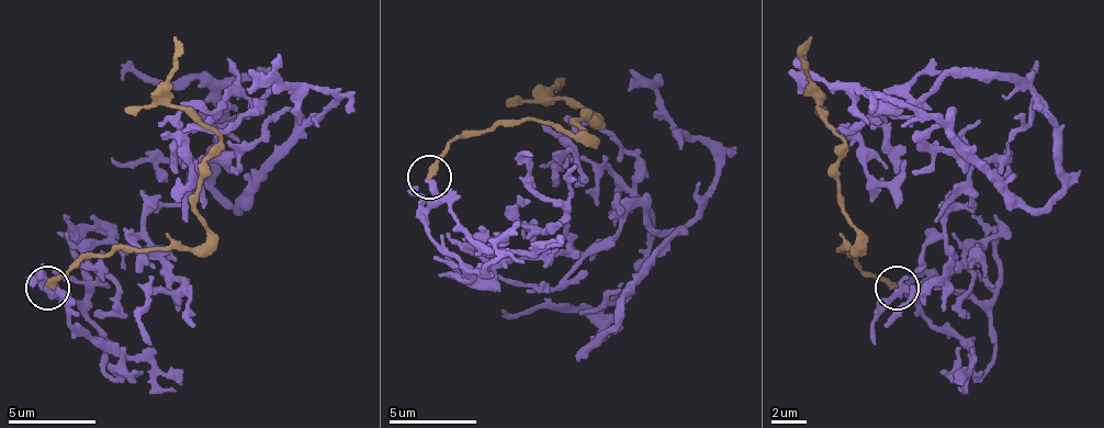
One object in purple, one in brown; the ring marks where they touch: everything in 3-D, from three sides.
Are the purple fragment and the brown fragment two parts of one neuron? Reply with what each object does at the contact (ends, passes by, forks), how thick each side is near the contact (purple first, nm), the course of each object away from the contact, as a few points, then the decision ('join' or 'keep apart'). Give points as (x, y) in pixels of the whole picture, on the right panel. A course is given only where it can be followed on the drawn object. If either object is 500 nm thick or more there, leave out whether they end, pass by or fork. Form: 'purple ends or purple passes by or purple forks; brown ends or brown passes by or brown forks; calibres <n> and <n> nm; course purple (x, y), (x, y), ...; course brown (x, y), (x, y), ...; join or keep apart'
purple ends; brown ends; calibres 300 and 320 nm; course purple (900, 289), (1001, 280), (948, 112), (1032, 209), (1063, 130), (939, 81), (904, 160); course brown (896, 289), (838, 249), (852, 249), (856, 240), (843, 195), (838, 138), (807, 72), (811, 37); keep apart

